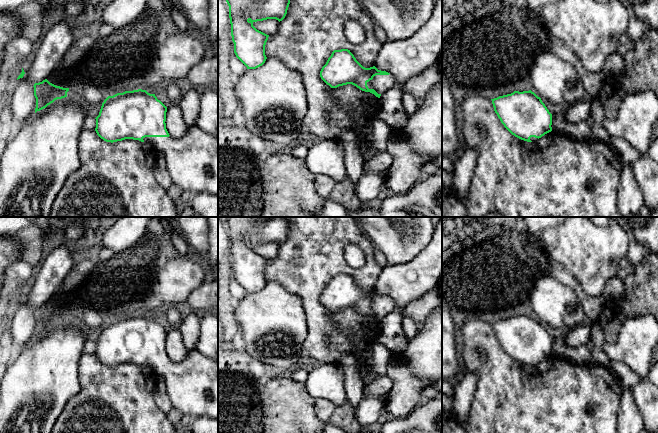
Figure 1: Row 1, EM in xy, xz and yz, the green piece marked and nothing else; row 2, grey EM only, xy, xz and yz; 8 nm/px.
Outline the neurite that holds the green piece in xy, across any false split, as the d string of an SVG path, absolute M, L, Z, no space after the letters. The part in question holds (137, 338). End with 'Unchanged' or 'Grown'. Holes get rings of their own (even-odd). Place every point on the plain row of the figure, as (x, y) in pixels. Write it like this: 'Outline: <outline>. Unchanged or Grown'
Outline: M138 313L108 320L102 327L96 343L95 355L106 366L125 363L151 367L158 376L165 379L167 394L172 407L182 414L194 418L218 418L218 361L206 357L196 349L180 363L171 361L166 353L167 331L155 318Z. Grown

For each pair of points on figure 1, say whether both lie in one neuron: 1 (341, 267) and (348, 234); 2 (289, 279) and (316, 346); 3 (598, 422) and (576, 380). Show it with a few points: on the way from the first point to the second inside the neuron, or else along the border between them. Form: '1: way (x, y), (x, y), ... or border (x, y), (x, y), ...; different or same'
1: way (338, 259), (338, 244), (340, 242); same
2: way (306, 295), (311, 300), (316, 312), (316, 329); same
3: way (598, 412), (598, 402), (586, 390); same

